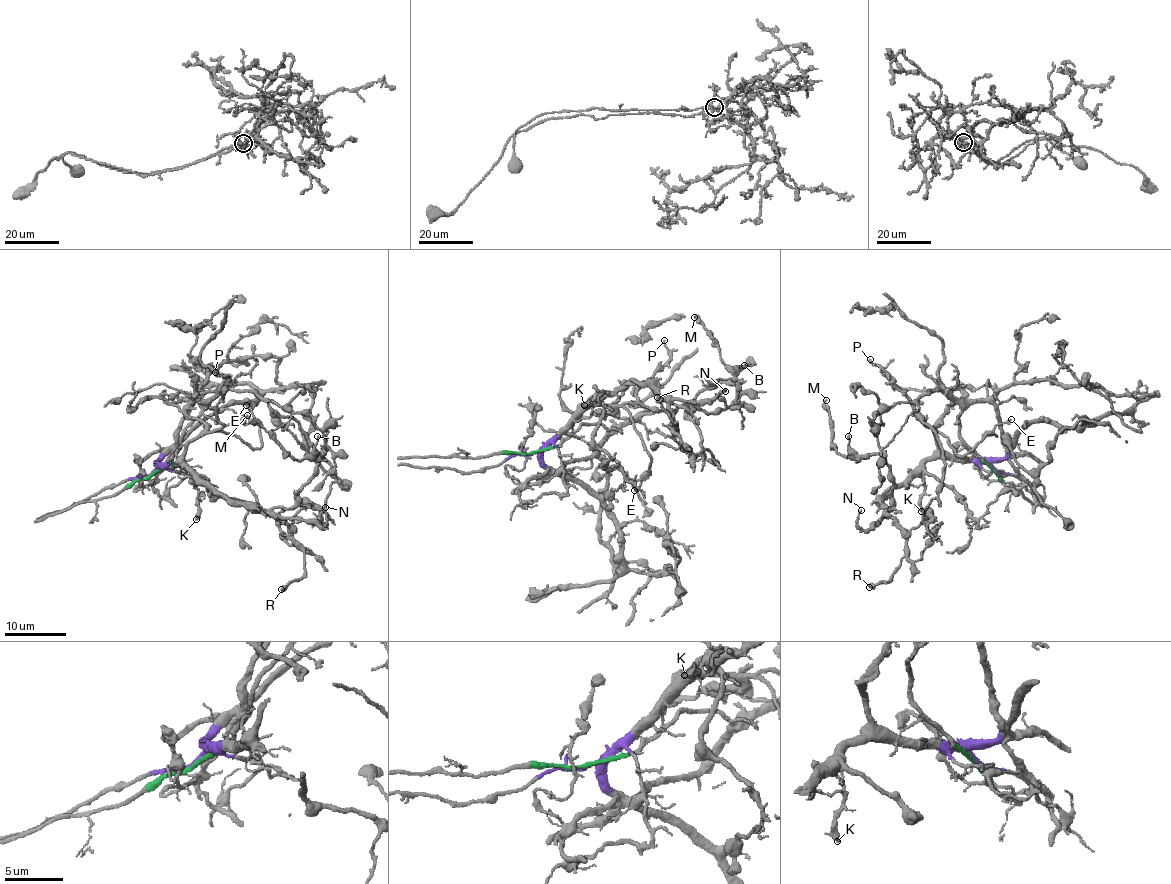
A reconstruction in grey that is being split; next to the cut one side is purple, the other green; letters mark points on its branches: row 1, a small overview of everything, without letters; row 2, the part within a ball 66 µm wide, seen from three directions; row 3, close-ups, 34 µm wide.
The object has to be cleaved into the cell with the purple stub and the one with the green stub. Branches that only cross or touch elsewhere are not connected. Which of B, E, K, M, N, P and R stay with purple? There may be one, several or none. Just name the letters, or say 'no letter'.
B, E, K, M, N, P, R

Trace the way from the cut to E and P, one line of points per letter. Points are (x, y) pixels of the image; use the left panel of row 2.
E: (151, 473), (171, 468), (202, 435), (232, 434), (254, 449), (261, 446), (260, 428), (247, 406)
P: (151, 473), (158, 467), (171, 468), (190, 442), (223, 424), (216, 405), (228, 379), (214, 372)

